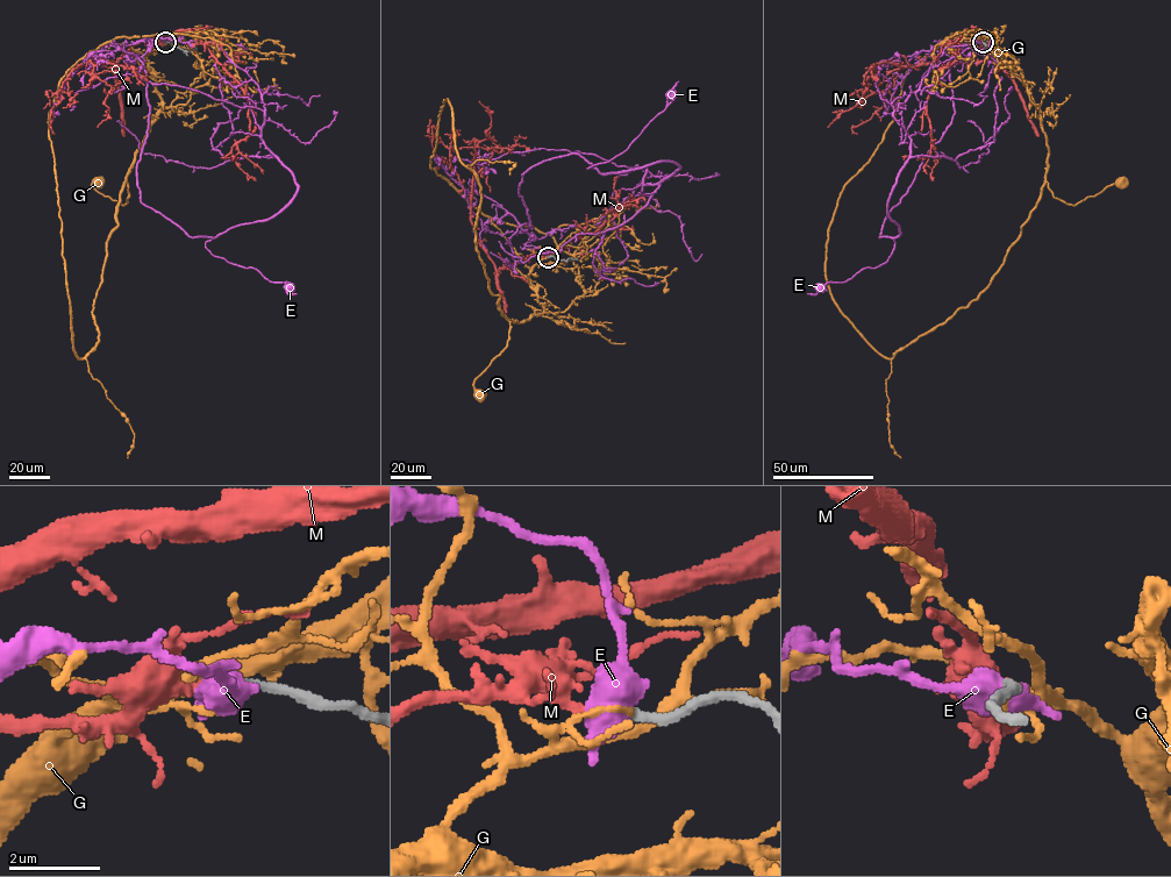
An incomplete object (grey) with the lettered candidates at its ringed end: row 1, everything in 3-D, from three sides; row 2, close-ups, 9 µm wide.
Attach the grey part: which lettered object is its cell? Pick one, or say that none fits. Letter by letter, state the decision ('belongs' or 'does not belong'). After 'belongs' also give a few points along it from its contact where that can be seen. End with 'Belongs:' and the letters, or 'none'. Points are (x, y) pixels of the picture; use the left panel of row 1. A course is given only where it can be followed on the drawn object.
E: does not belong
G: does not belong
M: belongs; course (165, 42), (142, 41), (115, 62), (90, 61), (112, 90), (108, 118), (98, 127)
Belongs: M

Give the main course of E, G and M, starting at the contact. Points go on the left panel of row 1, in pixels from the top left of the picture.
E: (165, 42), (143, 40), (138, 57), (141, 201), (290, 287)
G: (165, 42), (147, 57), (162, 108), (127, 177), (127, 202), (121, 205), (99, 193), (92, 185), (98, 183)
M: (165, 42), (142, 41), (115, 62), (90, 61), (112, 90), (108, 118), (98, 127)

